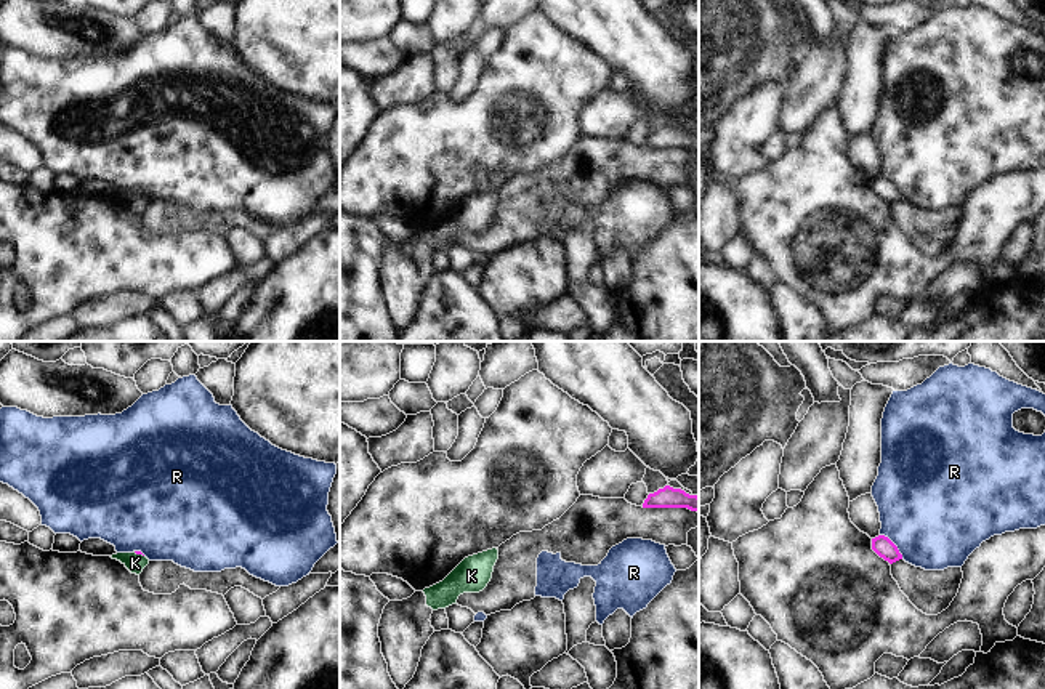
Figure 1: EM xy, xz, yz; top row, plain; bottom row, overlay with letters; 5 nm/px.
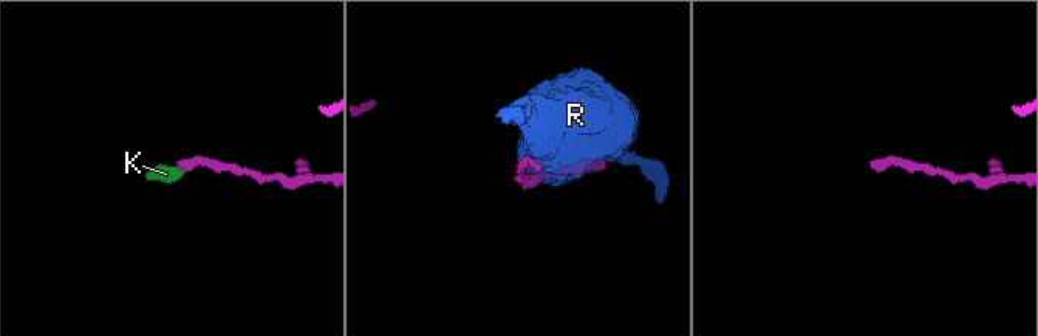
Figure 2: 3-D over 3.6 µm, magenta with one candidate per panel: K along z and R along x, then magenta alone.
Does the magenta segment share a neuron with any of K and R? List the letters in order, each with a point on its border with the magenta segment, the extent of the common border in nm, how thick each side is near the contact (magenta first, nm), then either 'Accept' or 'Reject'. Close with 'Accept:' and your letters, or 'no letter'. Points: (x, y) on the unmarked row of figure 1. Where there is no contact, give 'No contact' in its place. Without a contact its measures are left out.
K: Touches magenta at xy (138, 194). Shared border 60 nm. Thickness 20 nm (magenta) against 100 nm. Reject
R: Touches magenta at yz (895, 186). Shared border 170 nm. Thickness 100 nm (magenta) against 500 nm. Reject
Accept: no letter

